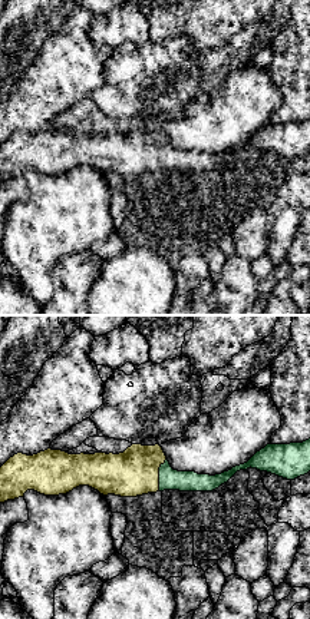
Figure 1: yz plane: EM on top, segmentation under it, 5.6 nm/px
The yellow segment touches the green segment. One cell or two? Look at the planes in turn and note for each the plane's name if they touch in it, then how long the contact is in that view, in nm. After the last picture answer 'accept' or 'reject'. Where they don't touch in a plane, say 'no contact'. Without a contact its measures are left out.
meets yellow in yz; contact 190 nm long

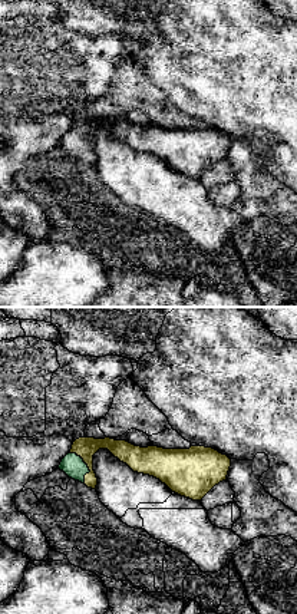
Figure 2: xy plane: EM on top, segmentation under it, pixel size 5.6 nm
meets yellow in xy; contact 190 nm long

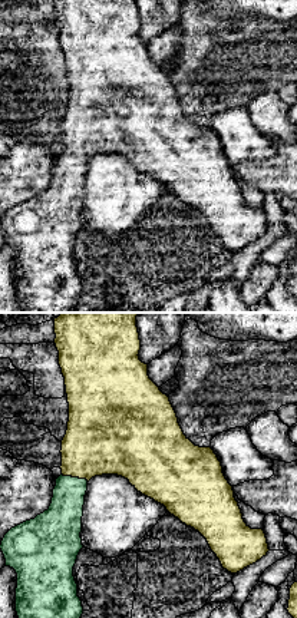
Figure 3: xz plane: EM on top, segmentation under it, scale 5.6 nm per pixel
meets yellow in xz; contact 160 nm long

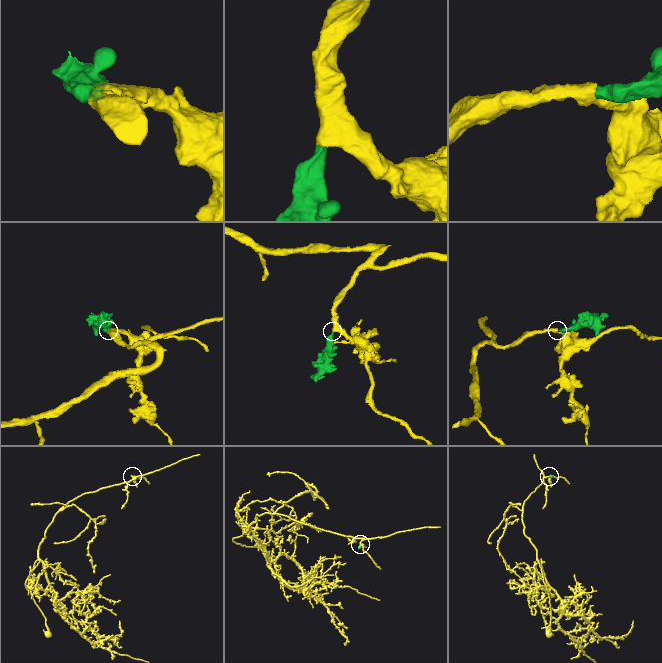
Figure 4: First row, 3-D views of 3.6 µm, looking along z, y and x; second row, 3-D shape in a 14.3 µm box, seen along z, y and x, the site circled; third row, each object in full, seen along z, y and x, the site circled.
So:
accept

